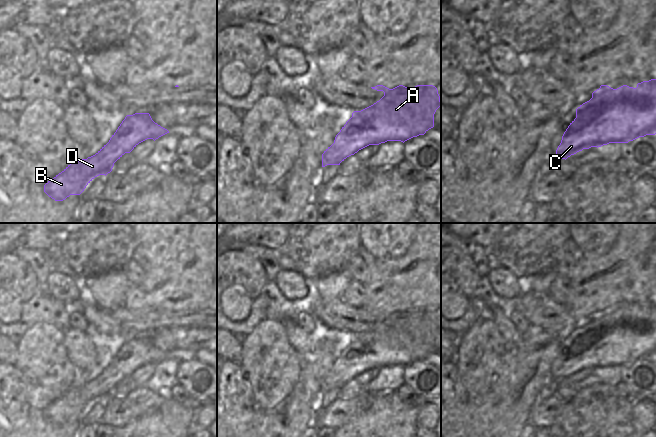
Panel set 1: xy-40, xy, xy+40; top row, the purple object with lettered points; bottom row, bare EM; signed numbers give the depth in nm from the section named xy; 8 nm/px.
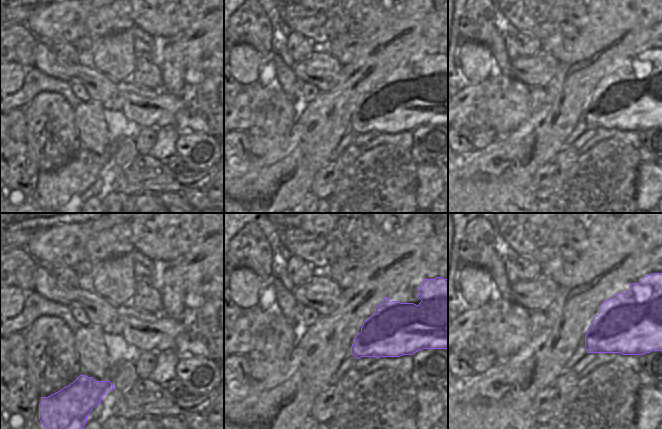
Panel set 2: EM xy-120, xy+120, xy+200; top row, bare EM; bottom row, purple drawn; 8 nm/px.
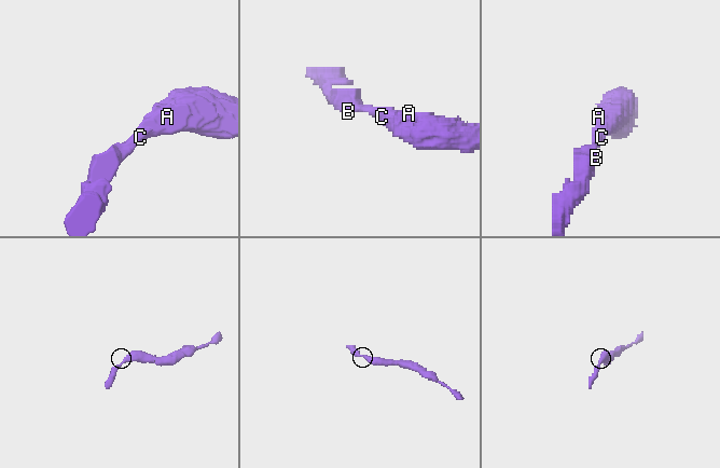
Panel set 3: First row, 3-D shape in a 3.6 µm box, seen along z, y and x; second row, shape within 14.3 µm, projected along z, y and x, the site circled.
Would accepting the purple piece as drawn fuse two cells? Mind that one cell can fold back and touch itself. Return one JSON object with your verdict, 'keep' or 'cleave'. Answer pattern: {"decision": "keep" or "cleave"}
{"decision": "keep"}

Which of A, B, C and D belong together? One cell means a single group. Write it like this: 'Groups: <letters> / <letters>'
Groups: A B C D

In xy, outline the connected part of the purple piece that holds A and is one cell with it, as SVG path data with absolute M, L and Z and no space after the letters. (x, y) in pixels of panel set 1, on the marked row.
M377 85L371 88L383 91L384 96L373 105L352 113L334 143L322 154L322 167L340 165L347 157L369 145L387 141L404 143L434 127L434 114L441 107L435 86L409 88L399 85L389 89Z

